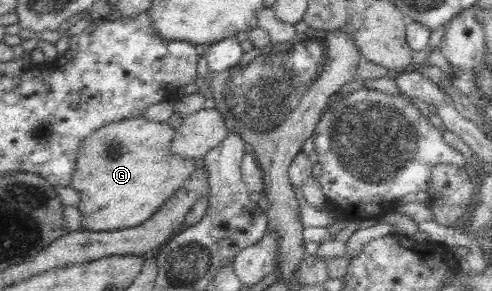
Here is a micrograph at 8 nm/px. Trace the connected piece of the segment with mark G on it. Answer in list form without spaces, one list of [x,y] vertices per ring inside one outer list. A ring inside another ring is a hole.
[[[142,116],[110,121],[100,125],[82,140],[71,186],[78,192],[78,209],[88,231],[114,231],[136,227],[150,219],[162,207],[190,174],[197,168],[196,160],[172,153],[171,143],[176,135],[167,121],[150,121]]]

